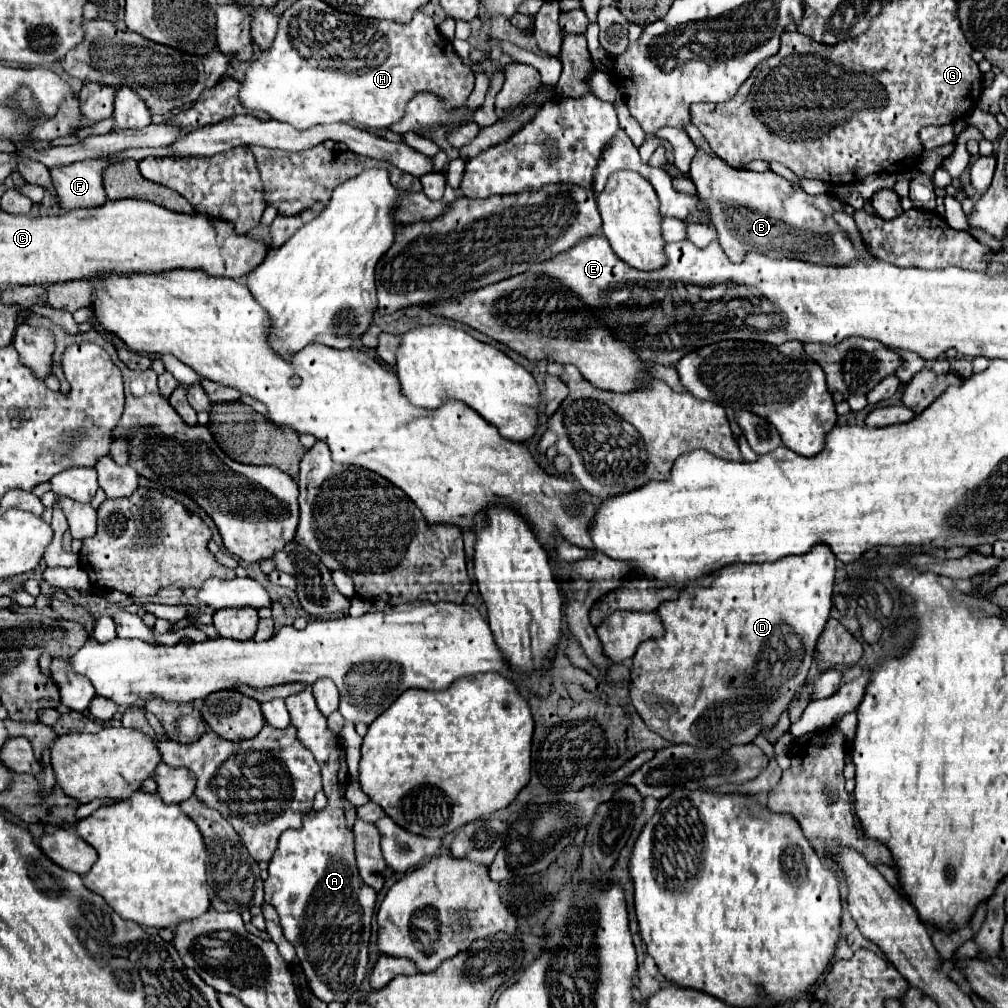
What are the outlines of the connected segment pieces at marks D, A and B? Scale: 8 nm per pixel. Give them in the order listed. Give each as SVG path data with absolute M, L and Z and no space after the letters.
M824 543L814 545L804 555L790 555L774 563L734 563L680 589L678 599L664 601L658 613L614 611L596 631L610 661L620 663L636 653L630 695L648 729L670 743L686 743L698 749L710 745L728 749L750 743L766 725L774 725L796 695L798 685L806 681L816 641L830 617L834 571L836 557Z
M310 685L288 697L286 707L292 725L298 729L300 743L314 753L322 767L328 805L322 811L304 815L302 829L284 831L284 835L280 835L276 855L270 859L264 899L278 911L284 937L294 945L312 993L322 1001L350 1001L366 977L376 891L358 875L354 837L344 821L342 797L346 791L344 779L348 777L344 743L328 729L326 717L316 707Z
M696 147L696 155L690 163L690 179L698 189L698 197L708 201L718 241L732 261L742 261L742 253L760 251L770 257L846 265L856 255L850 237L832 221L832 211L842 209L834 195L794 191L784 177L772 171L736 171L716 155L708 155L702 147Z

